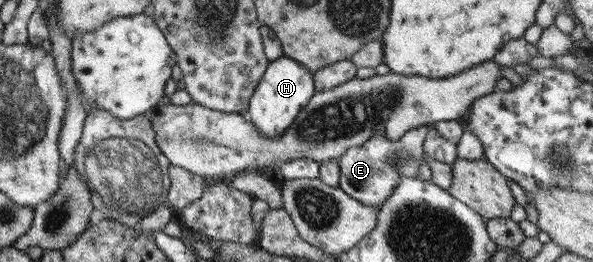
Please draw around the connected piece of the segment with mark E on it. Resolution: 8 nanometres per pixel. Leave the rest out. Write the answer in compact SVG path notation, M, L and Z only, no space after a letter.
M427 125L408 129L398 140L387 139L386 135L375 133L360 146L350 147L336 160L340 171L338 187L347 195L365 204L365 207L377 208L381 205L393 188L400 182L400 177L416 177L420 163L428 163L429 158L422 148Z

